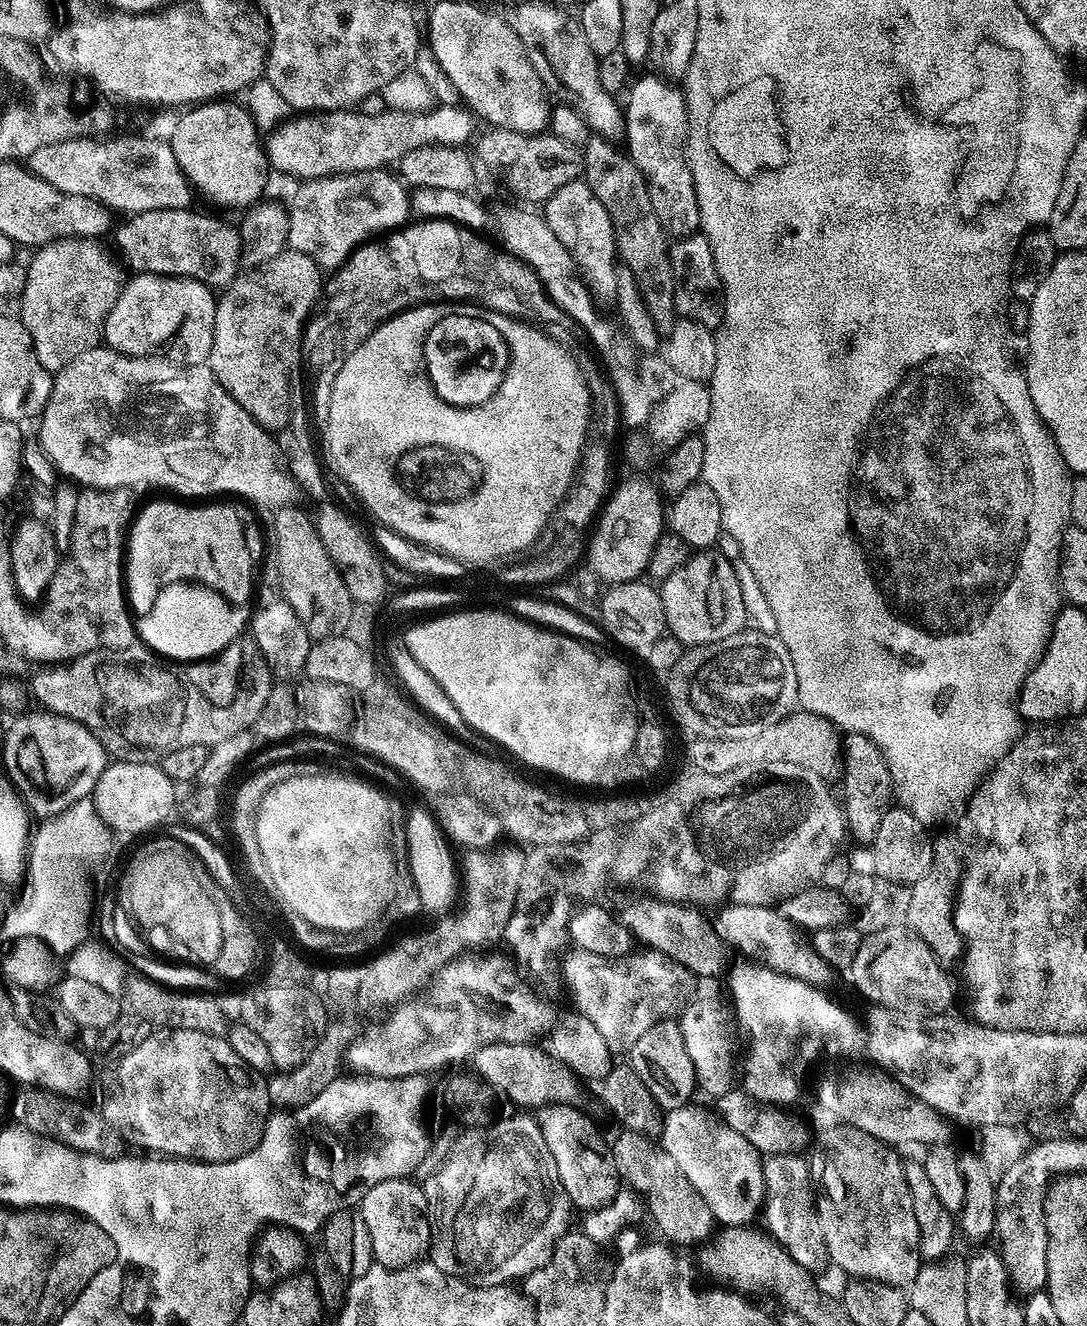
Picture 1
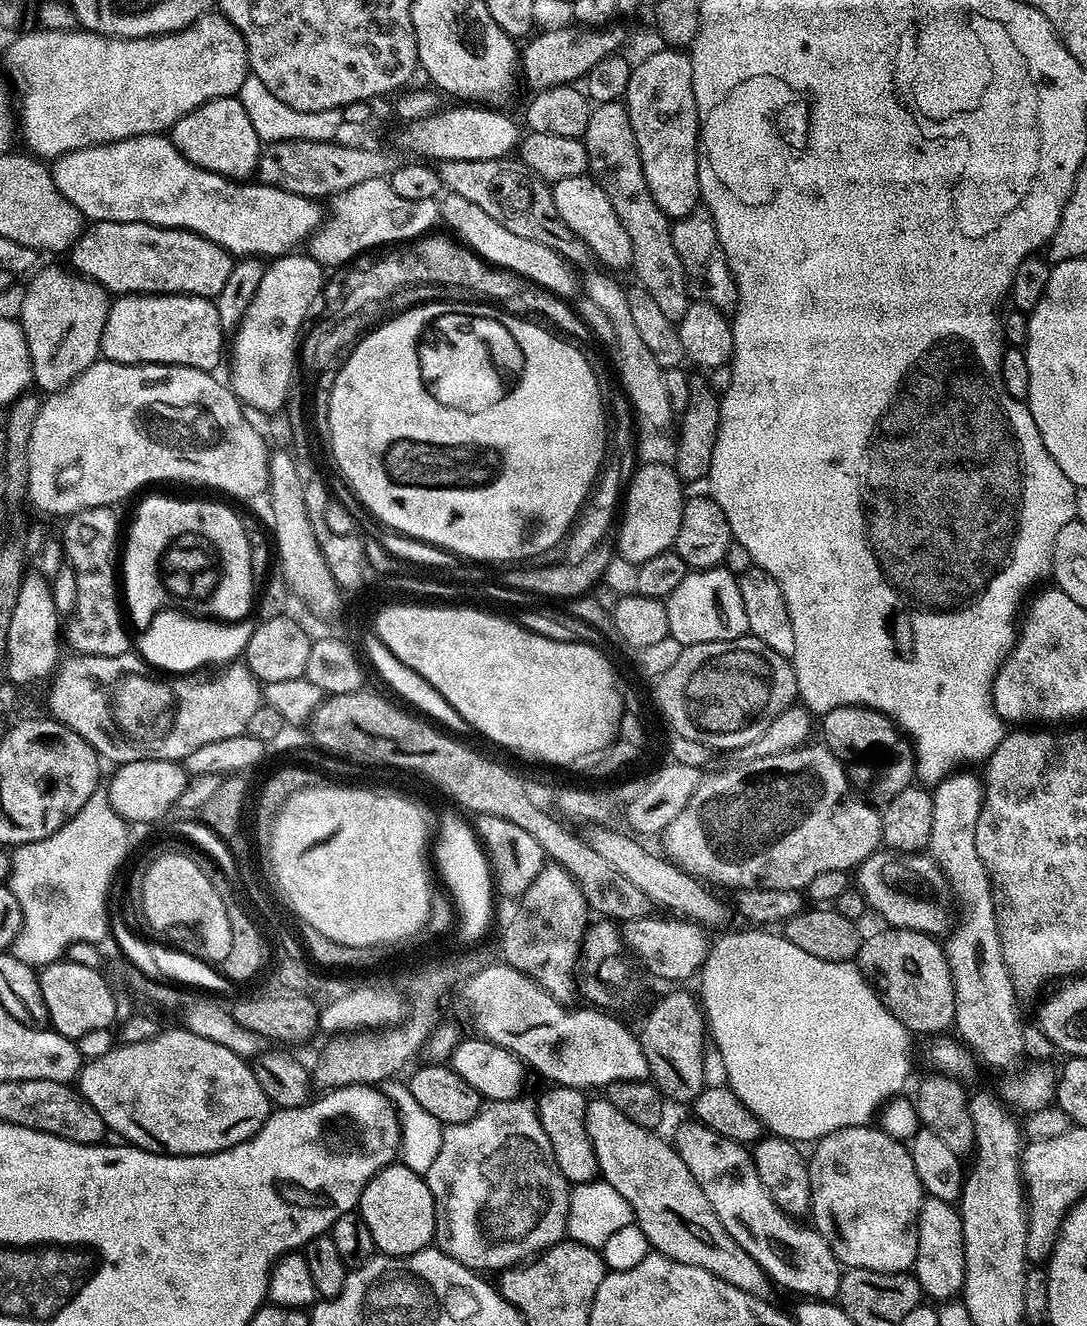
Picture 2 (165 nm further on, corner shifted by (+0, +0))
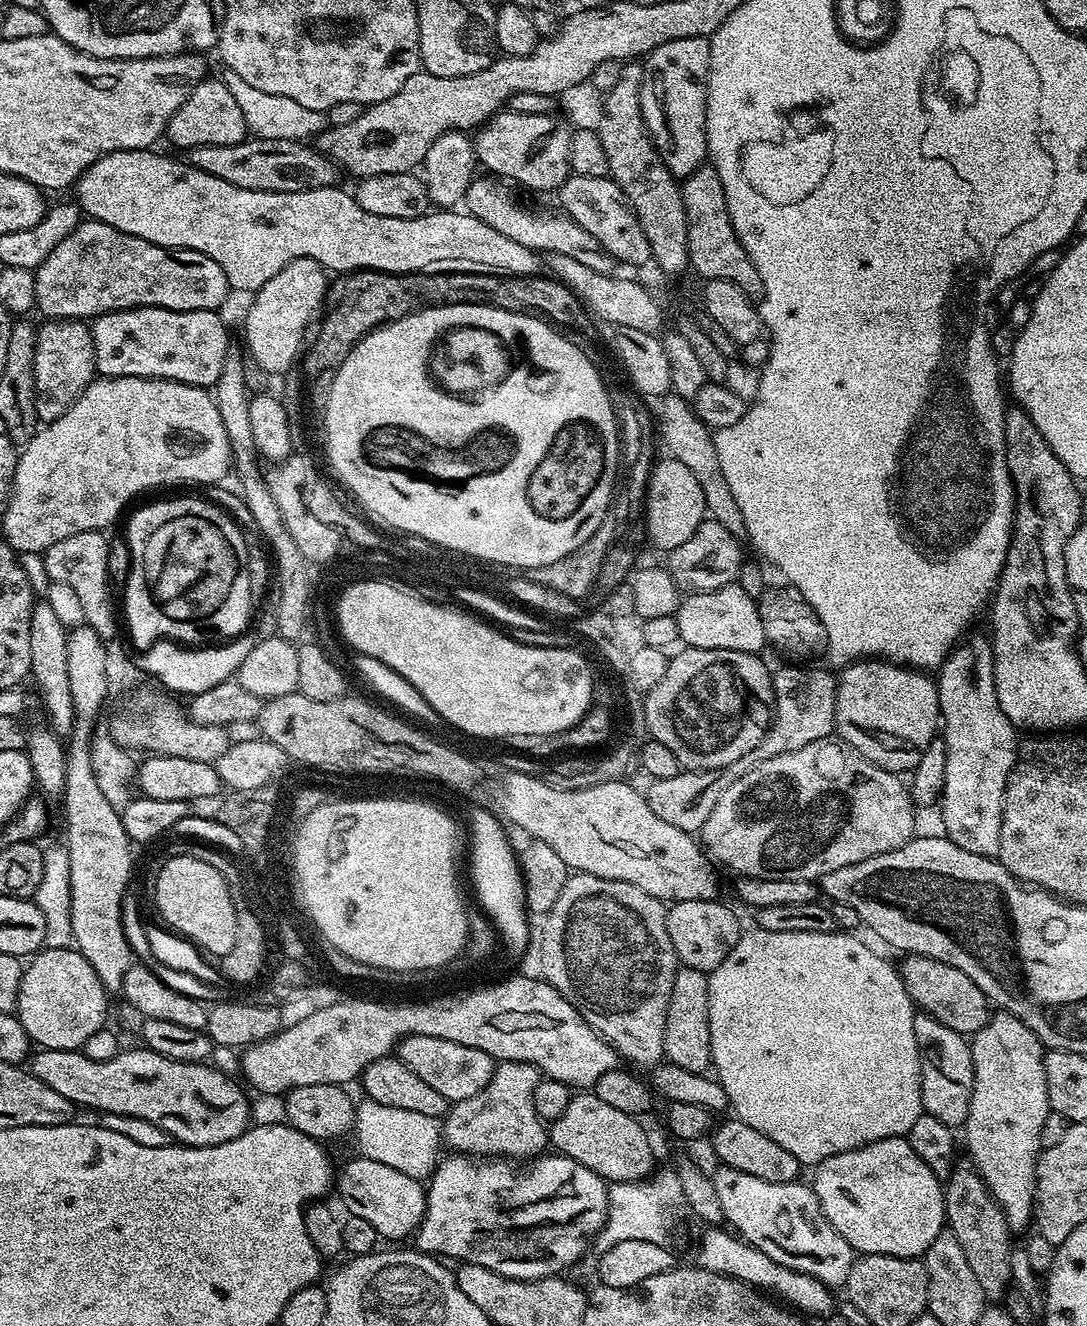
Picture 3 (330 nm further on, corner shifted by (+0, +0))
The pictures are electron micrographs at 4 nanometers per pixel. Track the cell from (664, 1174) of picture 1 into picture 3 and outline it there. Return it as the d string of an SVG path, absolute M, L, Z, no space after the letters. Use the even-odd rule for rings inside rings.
M580 1090L573 1095L559 1118L551 1121L548 1138L557 1153L574 1158L574 1162L594 1170L594 1174L606 1182L630 1183L643 1181L654 1172L652 1144L648 1141L647 1130L640 1124L643 1123L637 1117L622 1114L622 1110L602 1102L595 1091Z

